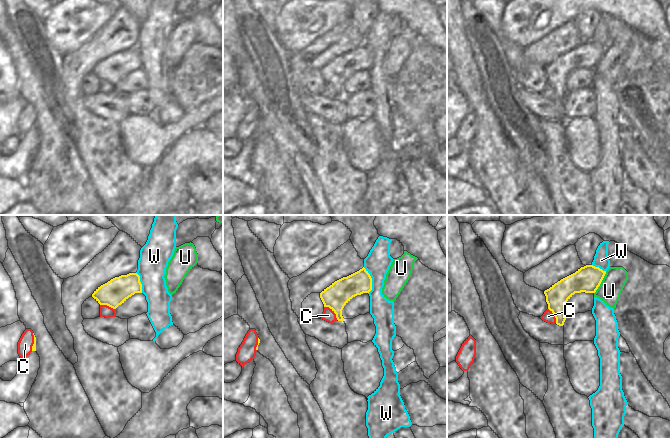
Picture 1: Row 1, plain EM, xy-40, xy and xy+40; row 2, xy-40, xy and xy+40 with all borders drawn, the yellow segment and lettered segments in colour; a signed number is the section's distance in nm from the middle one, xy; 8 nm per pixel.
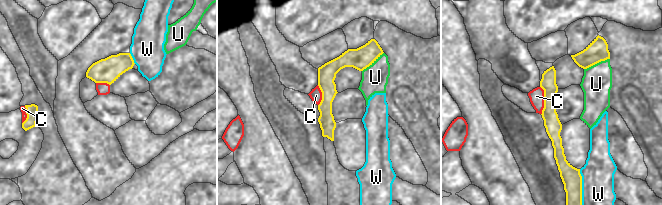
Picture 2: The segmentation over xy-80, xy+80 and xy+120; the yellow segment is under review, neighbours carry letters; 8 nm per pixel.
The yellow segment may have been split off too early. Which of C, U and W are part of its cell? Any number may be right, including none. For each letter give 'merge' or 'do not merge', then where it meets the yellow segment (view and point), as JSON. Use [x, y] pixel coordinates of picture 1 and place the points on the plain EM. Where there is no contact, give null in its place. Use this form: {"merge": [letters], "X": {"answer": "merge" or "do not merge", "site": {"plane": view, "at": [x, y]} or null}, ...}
{"merge": ["C"], "C": {"answer": "merge", "site": {"plane": "xy", "at": [332, 86]}}, "U": {"answer": "do not merge", "site": {"plane": "xy+40", "at": [601, 57]}}, "W": {"answer": "do not merge", "site": {"plane": "xy", "at": [371, 56]}}}

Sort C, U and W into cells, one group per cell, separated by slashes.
C / U / W

